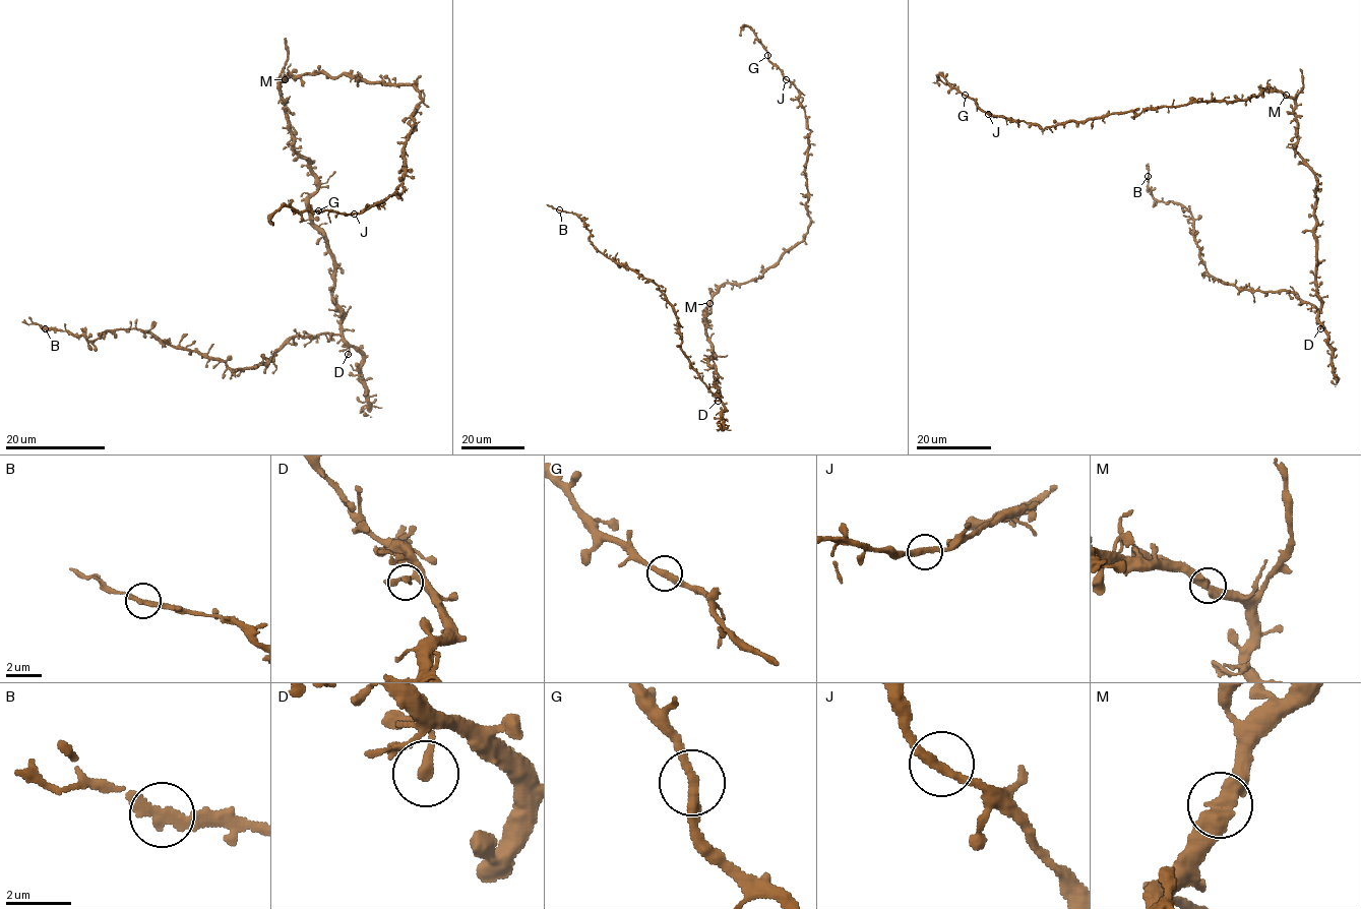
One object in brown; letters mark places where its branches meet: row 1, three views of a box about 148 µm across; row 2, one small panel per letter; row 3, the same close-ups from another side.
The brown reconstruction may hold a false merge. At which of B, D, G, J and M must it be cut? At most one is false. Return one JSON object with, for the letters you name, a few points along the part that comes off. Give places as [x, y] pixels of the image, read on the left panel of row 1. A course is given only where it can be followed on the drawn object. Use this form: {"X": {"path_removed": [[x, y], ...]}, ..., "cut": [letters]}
{"cut": []}

